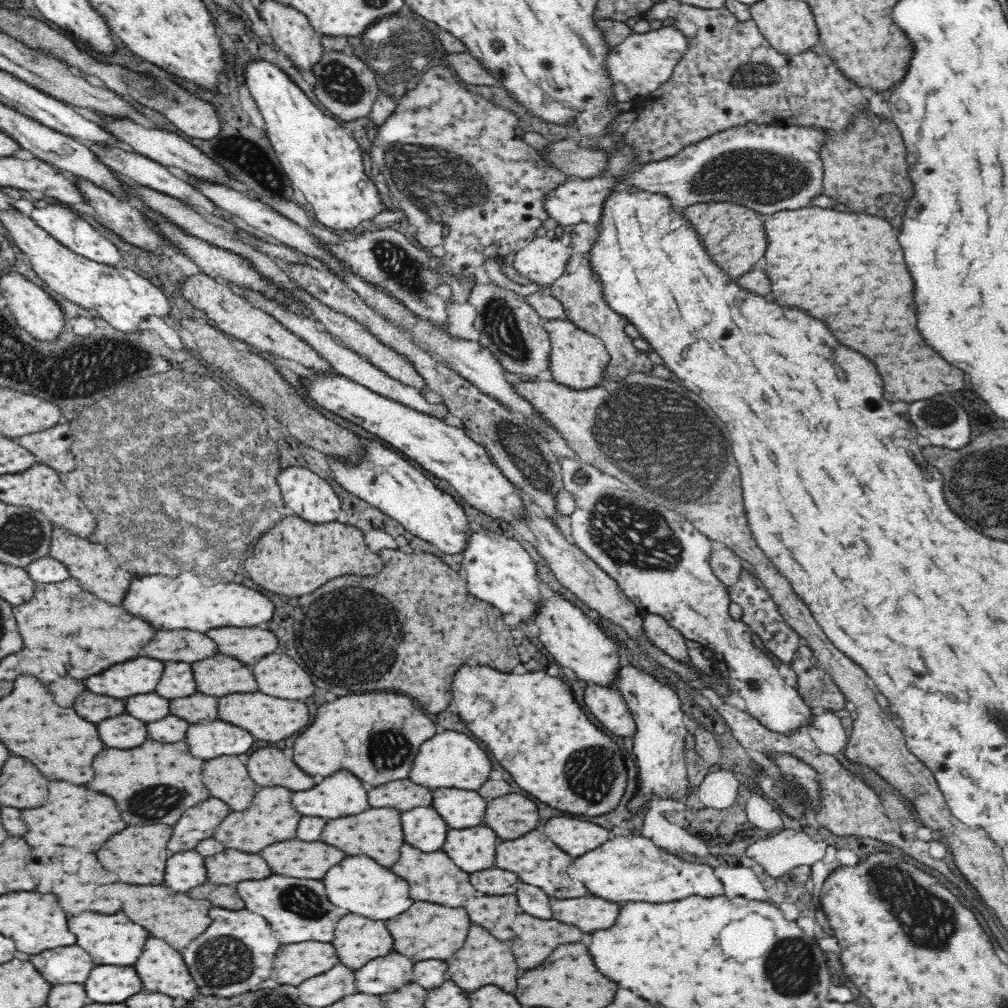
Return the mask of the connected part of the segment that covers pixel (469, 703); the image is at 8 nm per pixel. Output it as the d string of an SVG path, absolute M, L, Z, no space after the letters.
M460 666L452 682L452 712L458 712L462 722L480 738L492 756L512 774L516 784L540 798L544 804L586 816L600 816L614 810L626 790L628 773L620 748L612 738L600 732L582 714L582 708L572 696L572 690L546 672L504 674L486 666Z

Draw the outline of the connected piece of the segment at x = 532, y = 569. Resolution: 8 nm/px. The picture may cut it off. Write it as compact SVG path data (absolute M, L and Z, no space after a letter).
M480 526L476 532L472 531L468 535L461 554L461 572L466 574L470 594L494 604L502 614L520 615L522 626L533 620L533 614L543 599L539 592L536 563L513 535L496 534L495 531Z

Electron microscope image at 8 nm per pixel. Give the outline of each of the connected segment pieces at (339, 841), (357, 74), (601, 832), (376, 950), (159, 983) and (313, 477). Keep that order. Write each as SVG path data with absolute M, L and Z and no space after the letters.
M370 808L358 816L344 816L338 820L330 820L324 828L322 842L344 850L348 856L358 856L358 854L372 856L378 864L390 868L398 860L400 848L404 844L400 814L402 812L396 808Z
M351 49L344 52L325 50L320 60L312 66L311 72L316 77L314 92L318 100L333 115L348 122L368 117L374 99L380 93L381 83L374 80L376 73L373 73L364 61L354 55Z
M554 816L542 826L544 834L562 850L568 850L570 856L582 856L602 842L608 840L608 830L599 824L582 822L578 819Z
M346 914L336 924L336 938L332 944L340 962L354 970L362 968L368 960L392 952L392 936L384 922L352 914Z
M150 938L146 942L146 948L134 966L148 992L182 996L186 1000L192 1000L198 994L198 986L180 952L160 938Z
M290 466L278 474L282 498L294 515L312 524L338 521L340 500L330 484L314 472Z

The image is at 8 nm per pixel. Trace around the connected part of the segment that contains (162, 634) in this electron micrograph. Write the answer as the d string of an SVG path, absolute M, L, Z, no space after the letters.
M158 629L154 640L144 648L144 654L156 660L174 660L174 662L198 662L204 658L210 658L216 654L216 642L212 642L210 637L200 632L192 632L192 630L178 629L174 632L170 630Z

